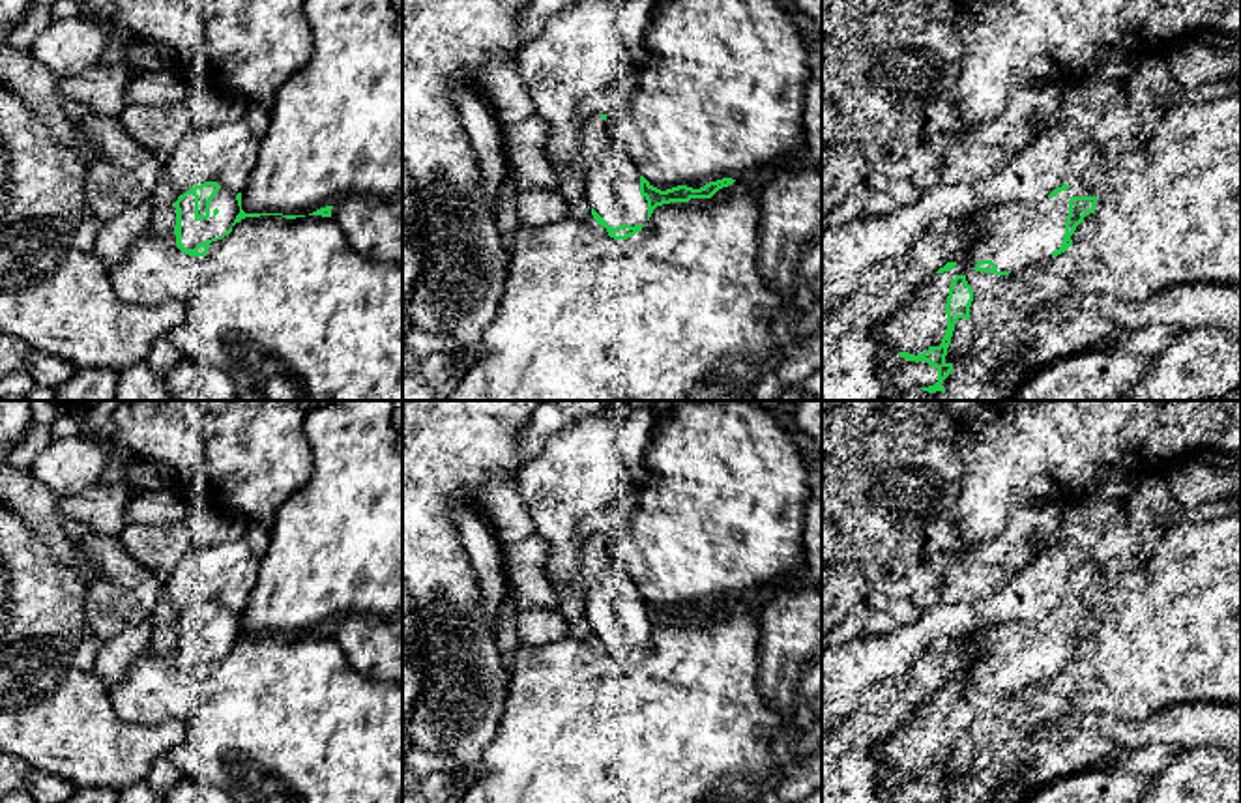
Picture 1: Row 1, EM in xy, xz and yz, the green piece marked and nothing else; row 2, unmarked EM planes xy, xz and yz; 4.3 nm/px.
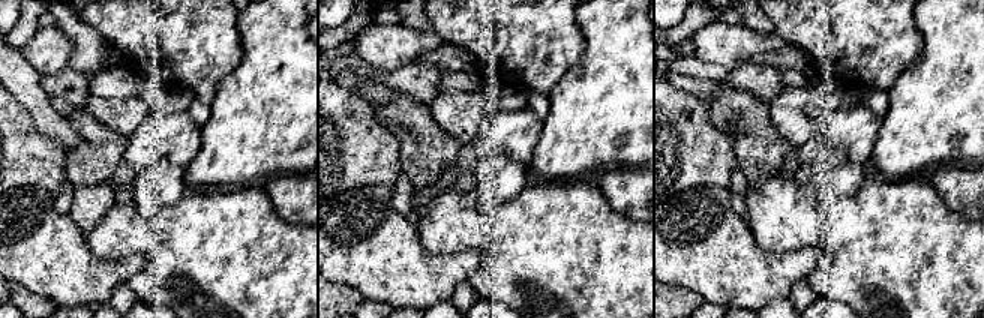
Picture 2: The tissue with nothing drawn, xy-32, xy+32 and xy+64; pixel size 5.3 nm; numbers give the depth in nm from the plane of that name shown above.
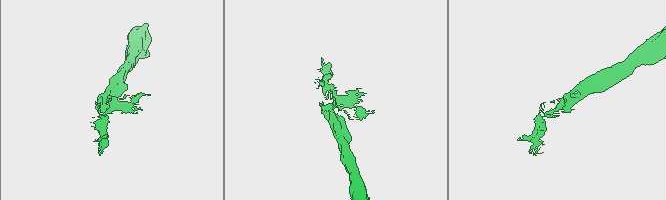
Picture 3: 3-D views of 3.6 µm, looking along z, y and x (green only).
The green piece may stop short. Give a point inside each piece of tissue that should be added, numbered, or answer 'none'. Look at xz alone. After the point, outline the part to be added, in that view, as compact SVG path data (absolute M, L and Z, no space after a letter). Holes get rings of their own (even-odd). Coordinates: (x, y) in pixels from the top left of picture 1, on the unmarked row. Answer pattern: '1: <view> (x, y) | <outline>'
1: xz (613, 601) | M588 533L580 573L586 620L612 646L646 644L648 620L640 614L640 591L625 565L614 558L599 533Z

